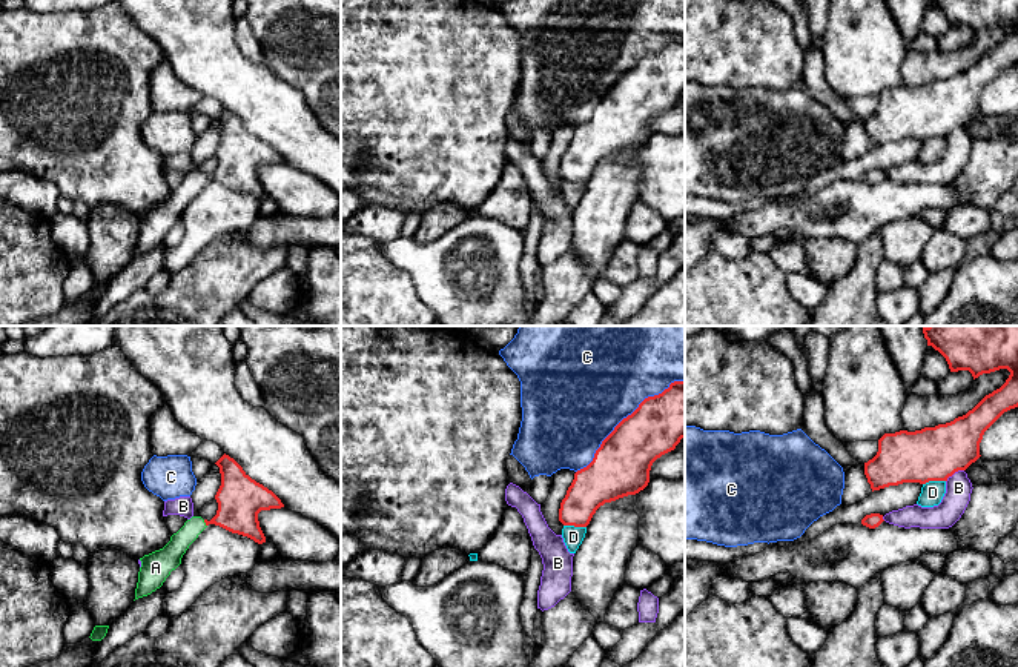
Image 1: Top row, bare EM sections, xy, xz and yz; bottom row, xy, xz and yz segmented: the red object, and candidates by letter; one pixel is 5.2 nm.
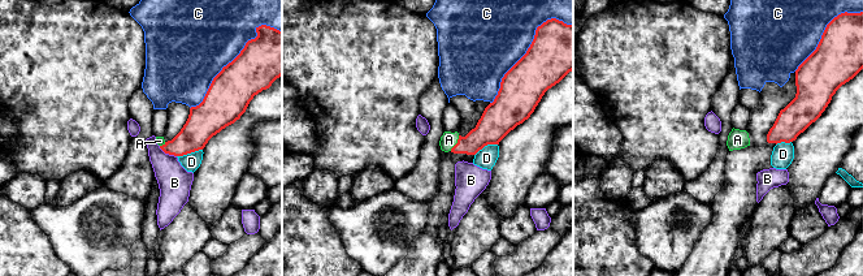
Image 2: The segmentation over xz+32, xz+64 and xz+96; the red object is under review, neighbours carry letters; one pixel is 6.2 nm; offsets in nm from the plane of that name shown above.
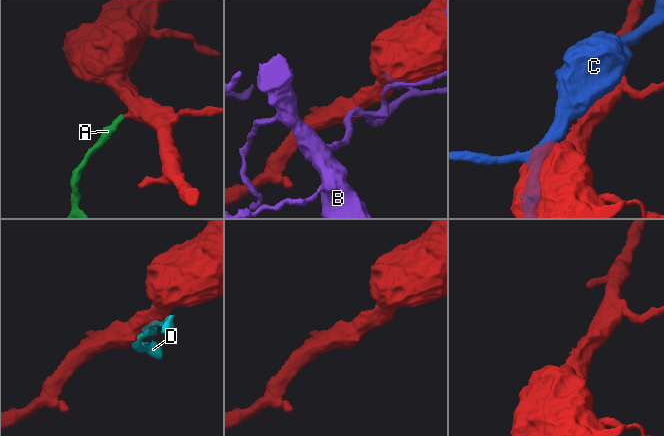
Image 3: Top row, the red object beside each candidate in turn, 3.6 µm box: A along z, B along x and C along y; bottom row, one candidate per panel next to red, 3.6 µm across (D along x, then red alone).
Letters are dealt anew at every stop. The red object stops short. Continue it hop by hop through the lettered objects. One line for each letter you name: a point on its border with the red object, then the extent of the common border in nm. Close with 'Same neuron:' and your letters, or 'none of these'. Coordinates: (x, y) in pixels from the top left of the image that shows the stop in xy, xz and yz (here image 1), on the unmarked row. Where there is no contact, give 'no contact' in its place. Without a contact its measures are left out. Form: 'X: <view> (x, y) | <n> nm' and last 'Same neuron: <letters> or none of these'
A: xy (204, 177) | 40 nm
Same neuron: A

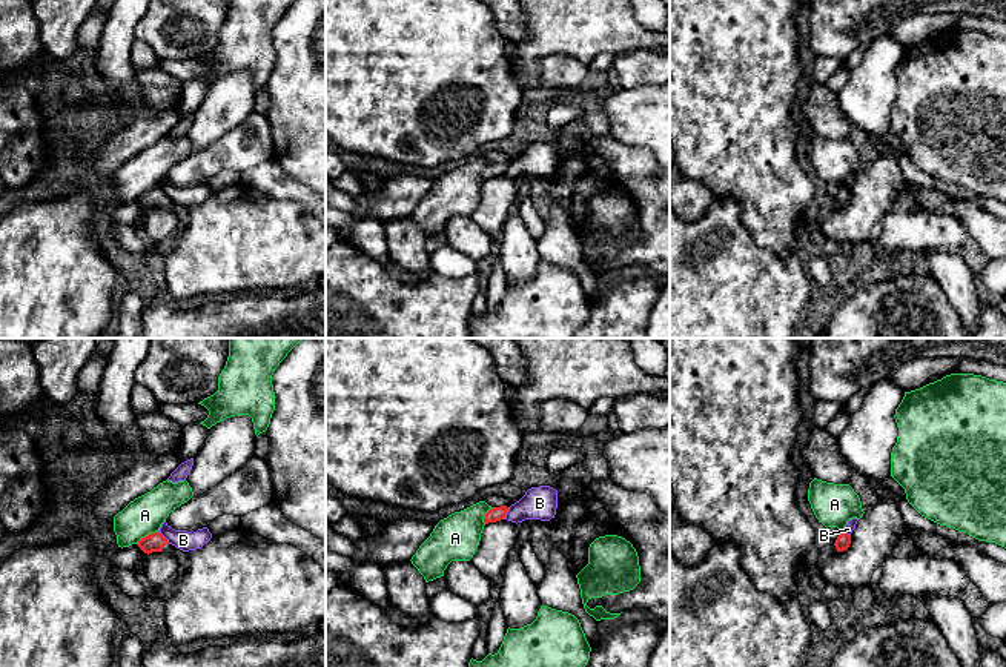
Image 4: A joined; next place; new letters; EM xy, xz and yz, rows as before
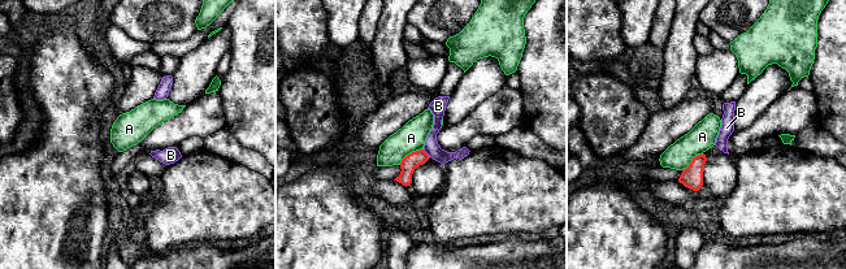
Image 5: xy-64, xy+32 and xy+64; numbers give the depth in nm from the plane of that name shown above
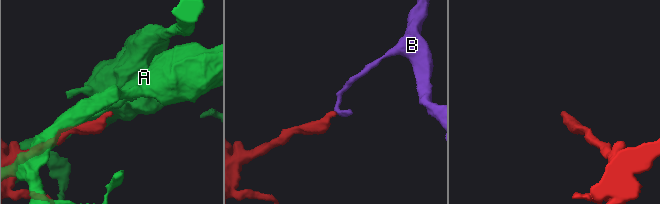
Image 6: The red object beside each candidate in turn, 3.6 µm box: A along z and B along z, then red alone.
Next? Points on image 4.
Same neuron: none of these

